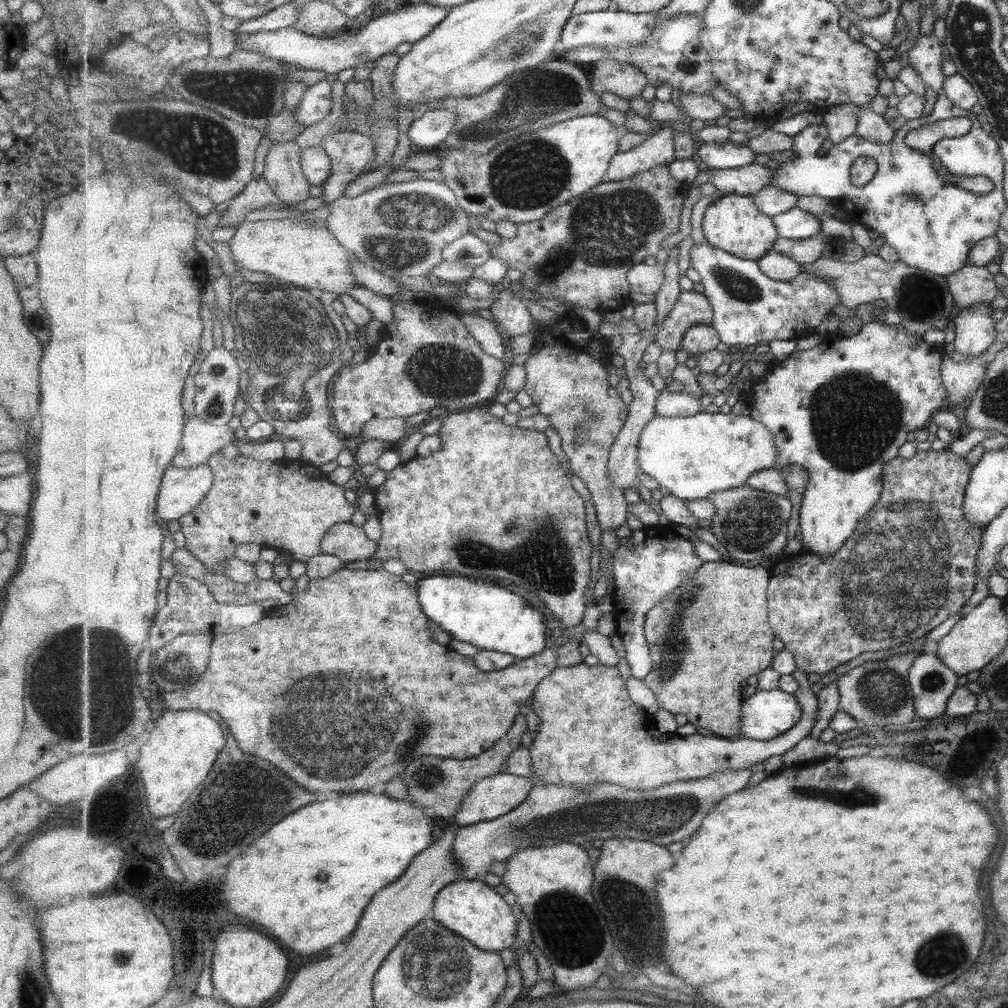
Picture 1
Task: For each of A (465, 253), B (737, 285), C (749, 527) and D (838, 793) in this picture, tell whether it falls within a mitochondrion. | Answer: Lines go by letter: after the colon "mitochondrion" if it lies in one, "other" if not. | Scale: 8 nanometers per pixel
A: mitochondrion
B: mitochondrion
C: mitochondrion
D: mitochondrion

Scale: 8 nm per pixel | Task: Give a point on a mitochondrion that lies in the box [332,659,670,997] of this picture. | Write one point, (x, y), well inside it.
(559, 910)

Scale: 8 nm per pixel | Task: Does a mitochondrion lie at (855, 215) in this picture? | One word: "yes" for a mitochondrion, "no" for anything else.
no

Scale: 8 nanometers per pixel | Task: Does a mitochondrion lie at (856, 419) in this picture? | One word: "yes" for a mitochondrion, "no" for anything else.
yes

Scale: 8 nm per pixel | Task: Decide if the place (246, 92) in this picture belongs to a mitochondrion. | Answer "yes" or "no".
yes

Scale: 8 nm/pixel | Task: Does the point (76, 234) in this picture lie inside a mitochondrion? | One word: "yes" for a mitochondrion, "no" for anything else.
no

